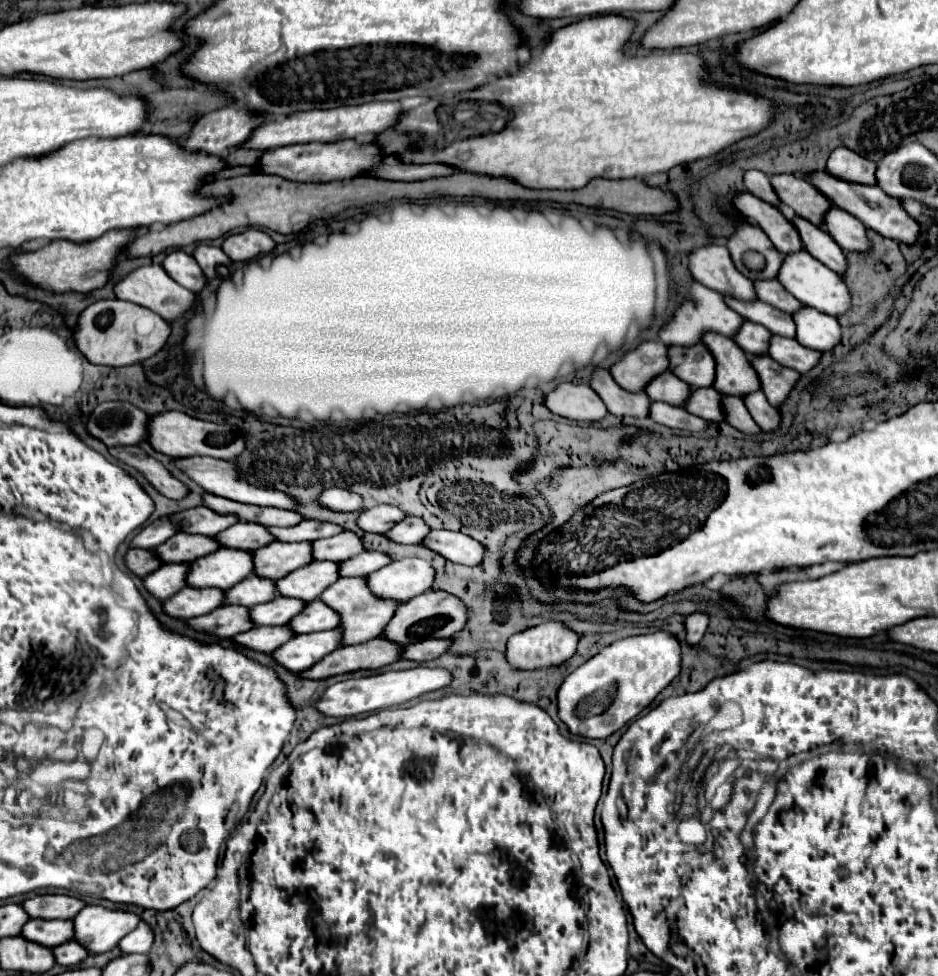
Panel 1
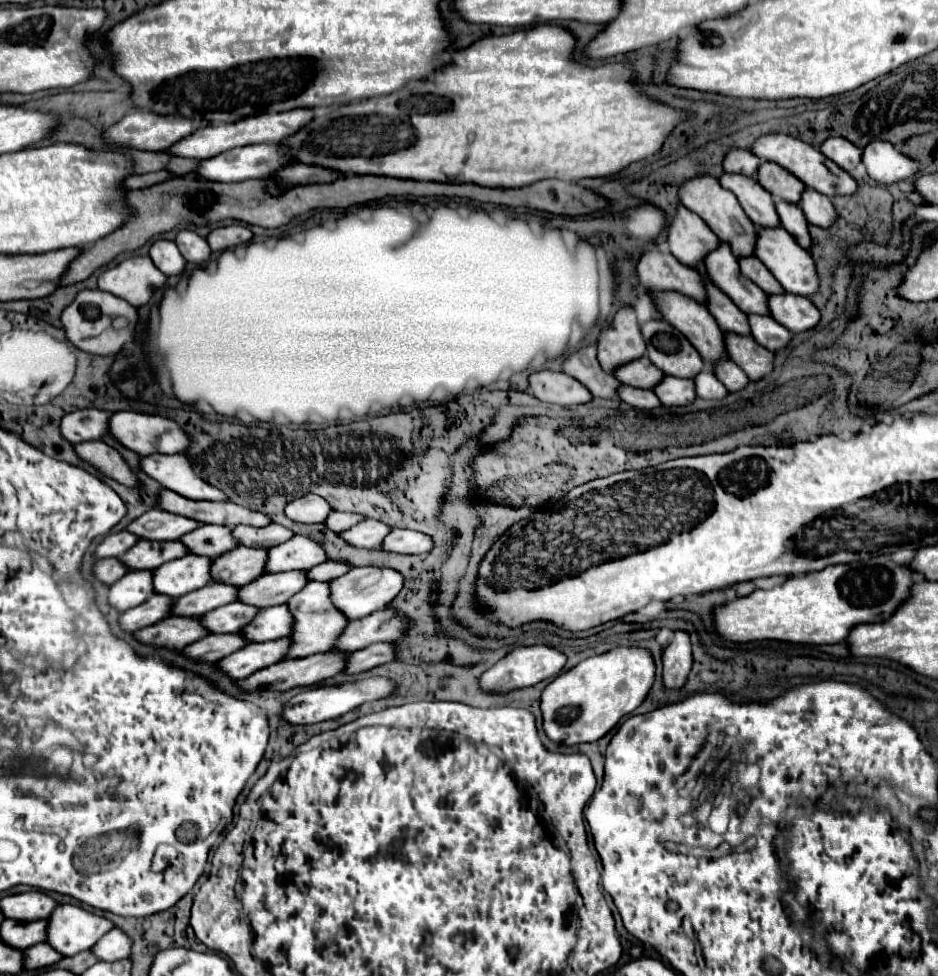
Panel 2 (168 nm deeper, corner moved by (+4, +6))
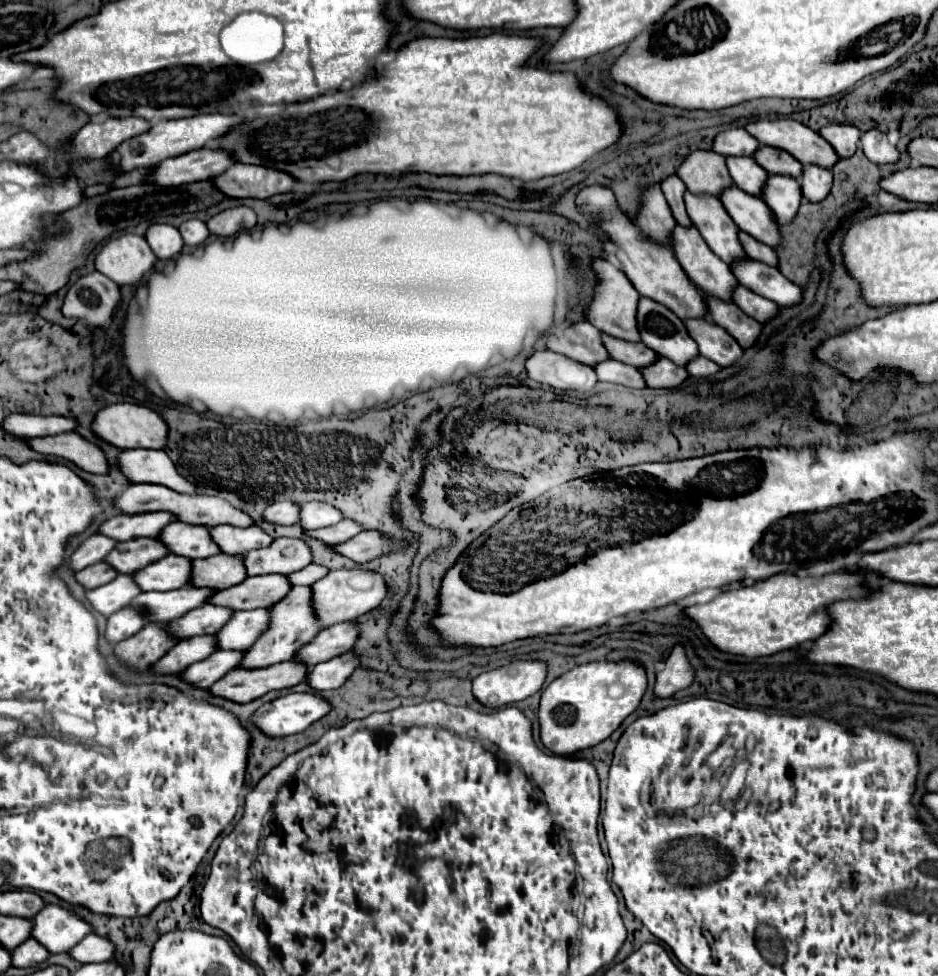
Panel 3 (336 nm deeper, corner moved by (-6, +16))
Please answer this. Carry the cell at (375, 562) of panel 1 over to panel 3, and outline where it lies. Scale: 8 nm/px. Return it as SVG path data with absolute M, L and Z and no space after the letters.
M309 564L309 566L305 566L303 570L289 574L287 580L289 580L291 586L311 586L311 584L315 584L321 576L325 576L327 572L329 572L327 568L317 568L315 564Z

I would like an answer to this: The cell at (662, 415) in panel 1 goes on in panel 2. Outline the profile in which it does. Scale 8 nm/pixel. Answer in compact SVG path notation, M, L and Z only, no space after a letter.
M623 386L623 390L619 390L619 398L623 398L623 402L639 410L655 410L663 406L661 400L655 398L653 390L641 390L633 386Z

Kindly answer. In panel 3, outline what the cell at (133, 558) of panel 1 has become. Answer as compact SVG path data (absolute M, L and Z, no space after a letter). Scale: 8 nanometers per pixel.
M97 562L81 572L75 574L77 582L85 588L85 590L91 590L91 588L97 588L97 586L103 586L107 582L111 582L113 578L117 576L117 572L113 572L113 568L109 568L105 562Z

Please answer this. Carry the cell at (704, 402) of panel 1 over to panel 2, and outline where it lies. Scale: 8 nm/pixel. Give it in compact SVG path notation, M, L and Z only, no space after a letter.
M665 376L653 390L663 406L689 406L695 400L695 382L675 376Z

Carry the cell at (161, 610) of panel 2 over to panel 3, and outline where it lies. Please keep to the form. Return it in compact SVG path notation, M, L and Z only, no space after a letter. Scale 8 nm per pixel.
M127 608L117 610L113 616L107 618L107 628L105 628L105 638L111 644L117 644L133 634L137 634L145 622L141 620L139 612L129 612Z

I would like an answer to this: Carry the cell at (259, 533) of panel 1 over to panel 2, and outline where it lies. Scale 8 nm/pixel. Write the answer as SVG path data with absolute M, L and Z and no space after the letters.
M203 524L199 530L185 534L181 542L191 550L191 554L203 554L211 558L217 558L219 554L239 546L239 540L233 536L233 528L219 524Z

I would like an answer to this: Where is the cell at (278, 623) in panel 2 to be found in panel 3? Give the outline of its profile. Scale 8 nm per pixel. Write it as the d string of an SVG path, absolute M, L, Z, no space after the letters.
M259 608L257 612L233 612L227 624L215 634L217 650L245 650L253 640L265 630L267 624L267 608Z

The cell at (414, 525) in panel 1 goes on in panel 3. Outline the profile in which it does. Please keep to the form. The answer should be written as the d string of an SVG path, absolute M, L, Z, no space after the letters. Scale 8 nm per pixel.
M341 520L333 526L327 528L319 528L319 530L309 530L307 534L311 538L317 538L325 544L339 544L349 540L349 536L355 536L357 532L361 532L361 528L357 528L357 524L353 524L353 520Z

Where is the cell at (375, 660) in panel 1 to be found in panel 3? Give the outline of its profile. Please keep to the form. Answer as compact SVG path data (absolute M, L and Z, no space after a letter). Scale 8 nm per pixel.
M293 660L279 662L277 666L273 664L267 668L257 668L257 670L235 668L227 672L221 680L217 680L209 688L209 692L213 696L237 704L247 704L271 690L291 688L301 680L305 680L305 676L307 676L307 668L301 668L301 664L293 664Z

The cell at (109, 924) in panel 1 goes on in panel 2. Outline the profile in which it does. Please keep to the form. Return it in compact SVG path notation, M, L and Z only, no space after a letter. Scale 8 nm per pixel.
M75 904L57 906L47 926L47 942L65 956L91 950L115 924Z

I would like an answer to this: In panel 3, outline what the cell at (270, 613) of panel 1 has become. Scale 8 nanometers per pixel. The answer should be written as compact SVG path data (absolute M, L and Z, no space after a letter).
M203 604L185 616L169 622L167 634L177 640L187 640L193 636L205 636L205 634L217 634L221 630L221 624L229 620L233 612L227 608L215 608L211 604Z

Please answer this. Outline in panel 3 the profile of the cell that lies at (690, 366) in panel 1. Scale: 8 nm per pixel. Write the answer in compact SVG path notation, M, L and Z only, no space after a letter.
M639 298L637 328L641 342L659 356L669 358L677 366L685 366L691 356L697 356L697 344L687 334L683 322L665 306L649 298Z

